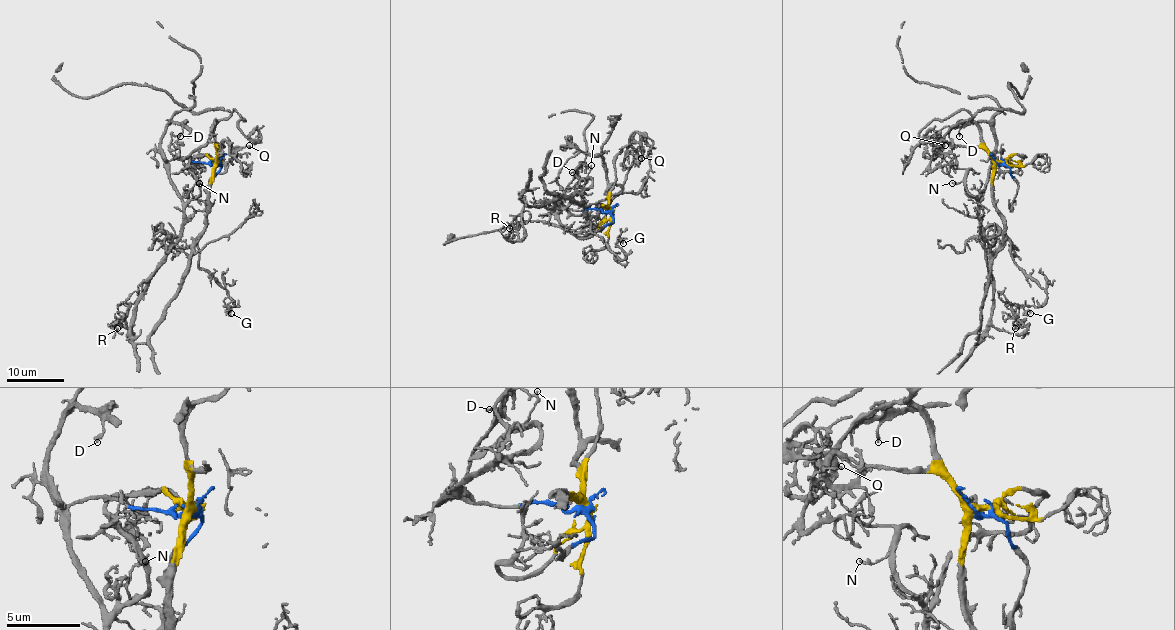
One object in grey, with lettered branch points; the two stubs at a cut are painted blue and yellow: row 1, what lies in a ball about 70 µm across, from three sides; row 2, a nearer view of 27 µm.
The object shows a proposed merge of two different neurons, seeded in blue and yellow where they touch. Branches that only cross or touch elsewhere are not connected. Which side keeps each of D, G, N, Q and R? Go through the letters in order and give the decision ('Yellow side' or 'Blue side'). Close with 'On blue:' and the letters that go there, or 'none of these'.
D: Blue side
G: Yellow side
N: Blue side
Q: Yellow side
R: Blue side
On blue: D, N, R

